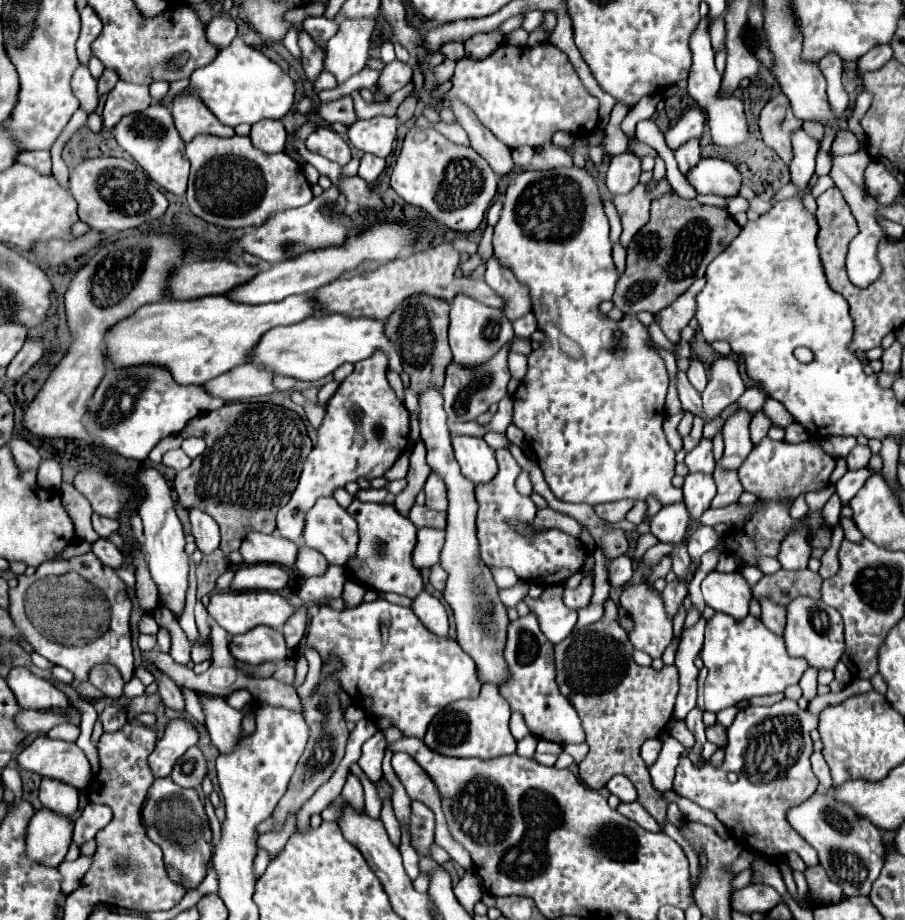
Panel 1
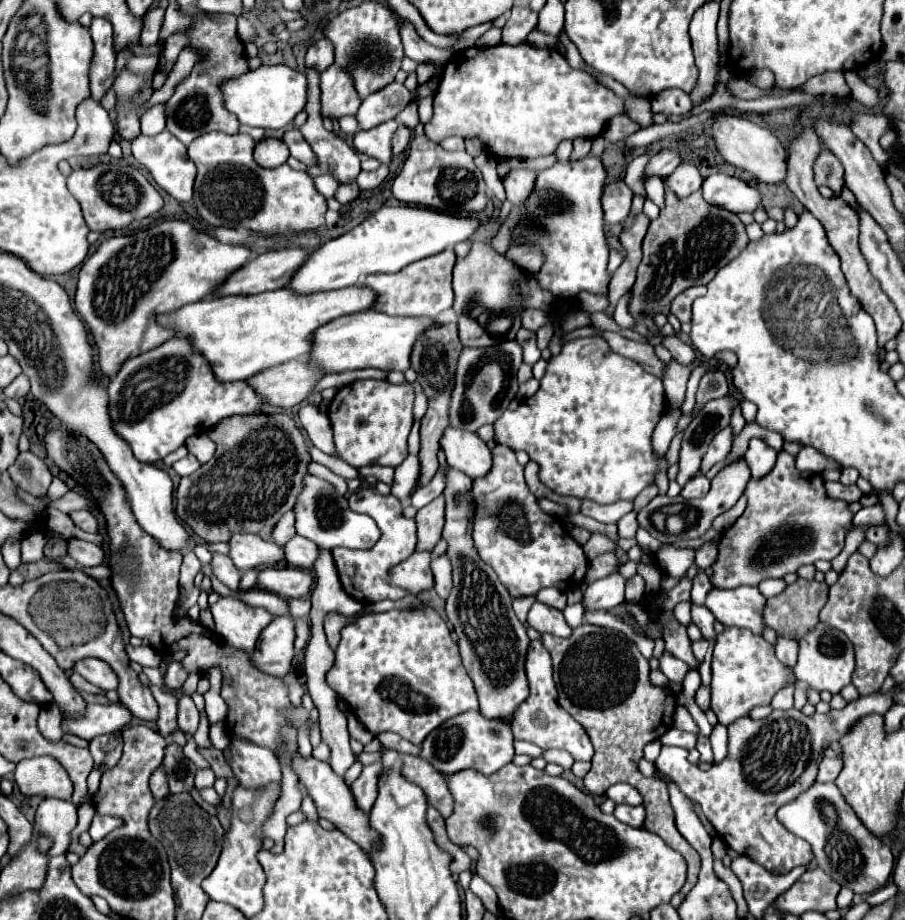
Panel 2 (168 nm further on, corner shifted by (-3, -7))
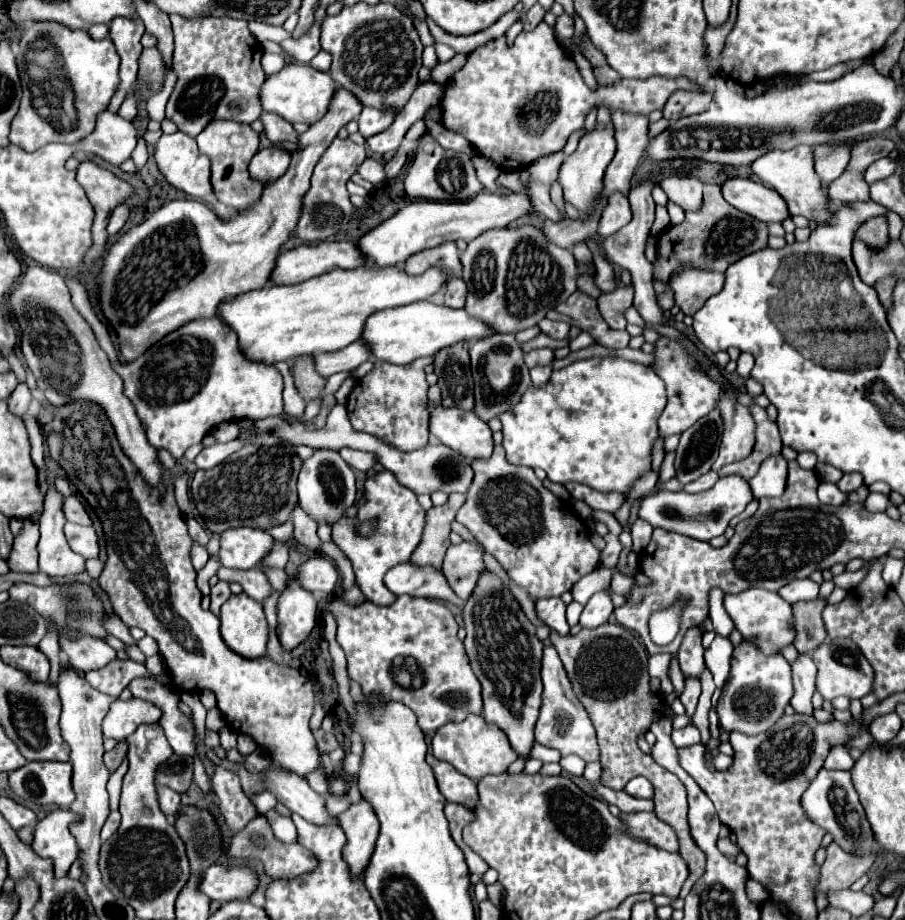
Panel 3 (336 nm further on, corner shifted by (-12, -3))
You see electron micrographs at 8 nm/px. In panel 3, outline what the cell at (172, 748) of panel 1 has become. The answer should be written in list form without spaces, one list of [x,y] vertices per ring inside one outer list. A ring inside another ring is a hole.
[[[160,786],[158,788],[158,802],[160,802],[160,808],[166,816],[176,816],[176,812],[180,808],[180,794],[172,792],[166,786]]]

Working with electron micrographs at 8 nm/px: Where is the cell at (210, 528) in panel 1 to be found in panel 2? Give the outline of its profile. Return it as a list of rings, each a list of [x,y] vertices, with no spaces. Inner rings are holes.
[[[213,554],[211,566],[213,566],[213,574],[215,574],[223,584],[227,584],[231,590],[237,590],[237,588],[239,588],[241,572],[235,568],[235,564],[231,562],[229,556]]]

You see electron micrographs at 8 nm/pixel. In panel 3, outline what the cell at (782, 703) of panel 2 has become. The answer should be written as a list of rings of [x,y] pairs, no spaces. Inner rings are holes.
[[[806,652],[798,654],[796,662],[792,664],[794,696],[790,700],[792,708],[798,714],[812,714],[812,702],[810,702],[810,698],[816,692],[814,678],[816,678],[816,666],[814,666],[810,654],[806,654]]]

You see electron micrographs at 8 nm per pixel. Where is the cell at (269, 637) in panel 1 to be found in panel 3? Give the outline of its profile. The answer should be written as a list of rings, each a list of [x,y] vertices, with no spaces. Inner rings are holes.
[[[290,584],[278,602],[278,640],[284,652],[292,652],[298,644],[302,644],[312,628],[316,626],[316,600],[314,596],[300,588],[298,584]]]

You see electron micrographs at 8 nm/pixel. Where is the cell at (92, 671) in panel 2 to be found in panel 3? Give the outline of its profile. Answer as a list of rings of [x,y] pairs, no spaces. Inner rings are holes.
[[[64,636],[60,640],[60,648],[66,652],[68,662],[82,672],[104,668],[106,664],[116,660],[116,650],[96,638],[80,638],[68,642],[68,638]]]

